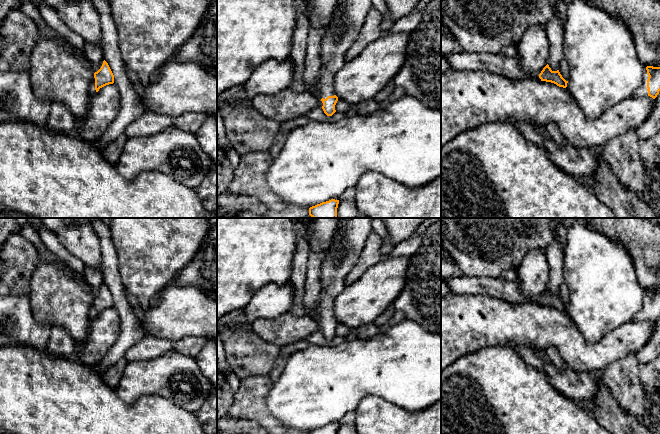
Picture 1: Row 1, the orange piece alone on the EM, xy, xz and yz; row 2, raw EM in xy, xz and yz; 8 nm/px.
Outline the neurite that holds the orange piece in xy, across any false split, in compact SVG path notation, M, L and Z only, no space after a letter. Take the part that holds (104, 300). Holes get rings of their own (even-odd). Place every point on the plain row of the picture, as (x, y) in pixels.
M103 284L99 287L98 295L94 297L93 303L90 307L90 319L94 319L96 316L99 315L100 312L113 307L114 299L108 287L105 284Z

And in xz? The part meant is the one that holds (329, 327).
M345 218L341 237L327 251L321 268L321 291L315 315L319 330L327 340L336 334L338 321L334 316L334 303L345 289L345 278L358 261L367 237L372 231L373 218Z

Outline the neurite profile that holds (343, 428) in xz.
M339 423L337 434L358 434L356 428L346 424Z

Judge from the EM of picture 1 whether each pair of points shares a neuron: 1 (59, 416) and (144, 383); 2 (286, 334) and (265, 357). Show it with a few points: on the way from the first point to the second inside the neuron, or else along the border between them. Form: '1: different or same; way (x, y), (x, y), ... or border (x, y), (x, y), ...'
1: different; border (115, 390), (128, 403), (133, 403), (140, 398)
2: different; border (255, 334), (279, 348)

